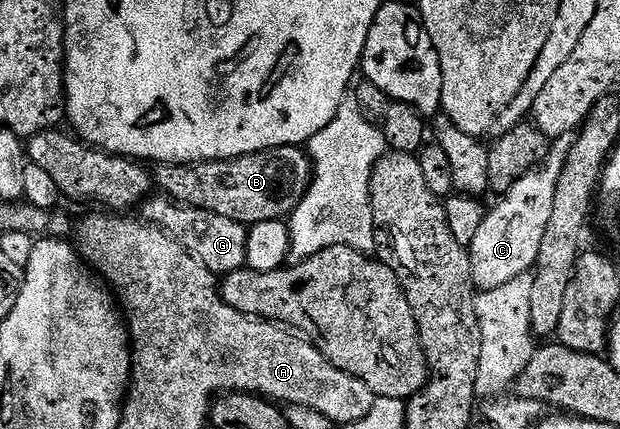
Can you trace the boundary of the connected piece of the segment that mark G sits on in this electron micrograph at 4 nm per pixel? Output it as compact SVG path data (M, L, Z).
M154 196L143 203L140 212L150 225L161 227L190 254L201 260L215 275L225 276L246 266L249 229L242 222L229 220L211 210L192 208L165 196Z

